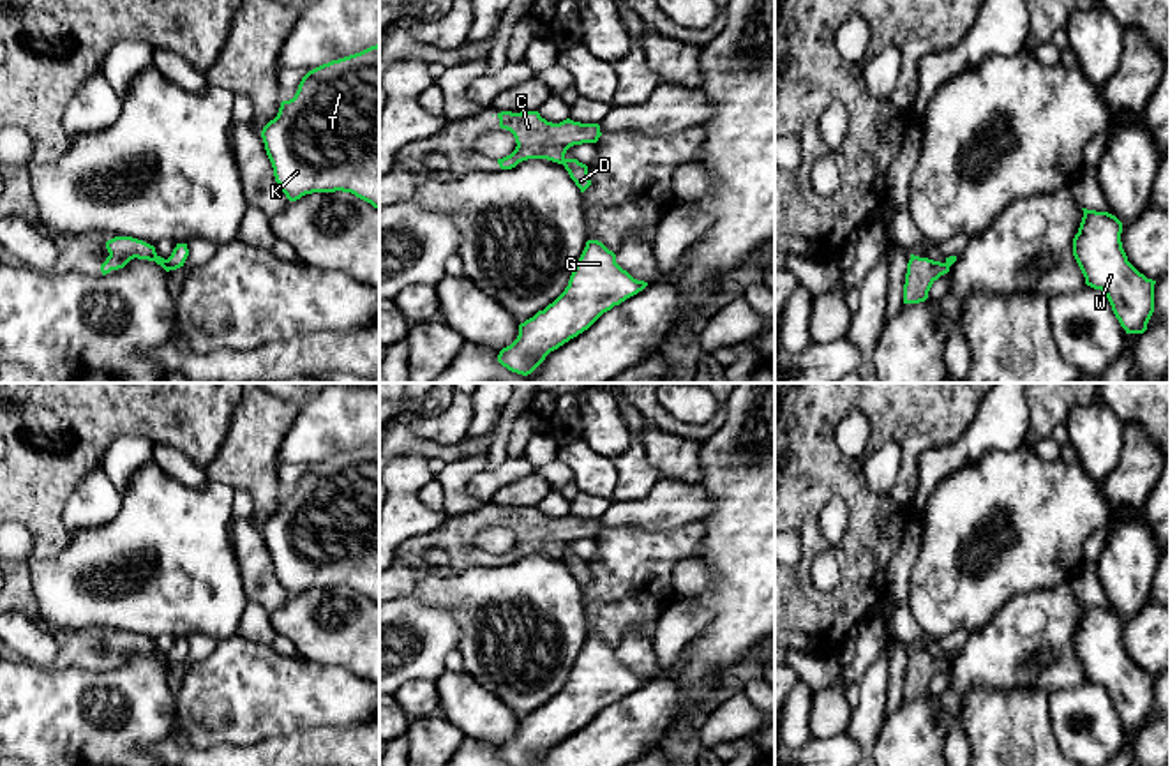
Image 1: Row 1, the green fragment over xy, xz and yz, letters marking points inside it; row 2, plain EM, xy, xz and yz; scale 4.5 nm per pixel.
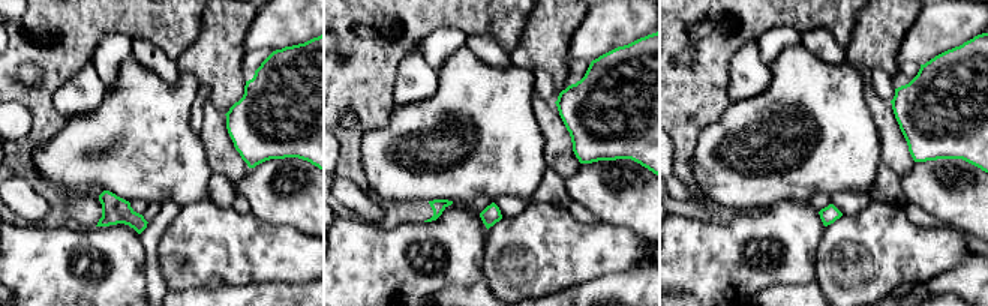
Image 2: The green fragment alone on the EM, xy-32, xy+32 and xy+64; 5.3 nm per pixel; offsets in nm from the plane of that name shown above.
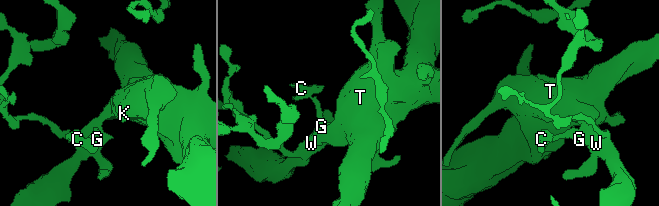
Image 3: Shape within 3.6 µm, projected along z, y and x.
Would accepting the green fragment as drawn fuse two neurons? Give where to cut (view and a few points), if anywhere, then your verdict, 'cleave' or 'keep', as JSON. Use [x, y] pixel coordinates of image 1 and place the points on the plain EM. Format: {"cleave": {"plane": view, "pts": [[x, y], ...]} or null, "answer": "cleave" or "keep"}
{"cleave": {"plane": "xy", "pts": [[164, 655], [170, 664]]}, "answer": "cleave"}

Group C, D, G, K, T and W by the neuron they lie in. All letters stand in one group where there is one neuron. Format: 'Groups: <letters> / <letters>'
Groups: C / D G K T W

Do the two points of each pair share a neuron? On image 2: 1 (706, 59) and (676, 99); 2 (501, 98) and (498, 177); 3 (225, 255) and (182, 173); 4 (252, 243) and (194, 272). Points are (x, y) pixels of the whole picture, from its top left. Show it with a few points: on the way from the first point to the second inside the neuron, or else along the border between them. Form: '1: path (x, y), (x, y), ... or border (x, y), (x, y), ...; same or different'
1: path (706, 69), (687, 89); same
2: path (499, 117), (499, 158); same
3: border (207, 200), (189, 203), (183, 207); different
4: path (237, 249), (216, 249), (209, 257); same

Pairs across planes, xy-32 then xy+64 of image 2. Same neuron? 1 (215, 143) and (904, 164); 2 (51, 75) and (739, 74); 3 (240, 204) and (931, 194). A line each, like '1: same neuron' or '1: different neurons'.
1: same neuron
2: different neurons
3: different neurons

